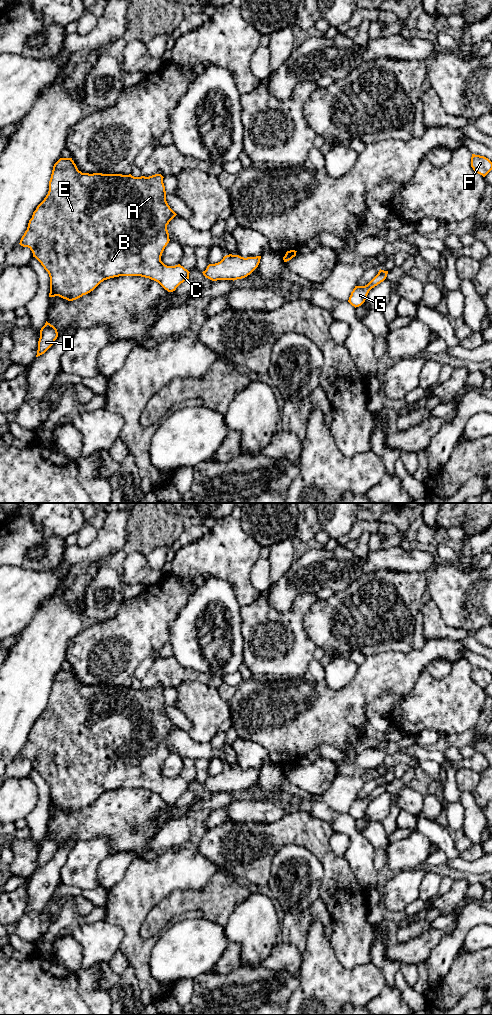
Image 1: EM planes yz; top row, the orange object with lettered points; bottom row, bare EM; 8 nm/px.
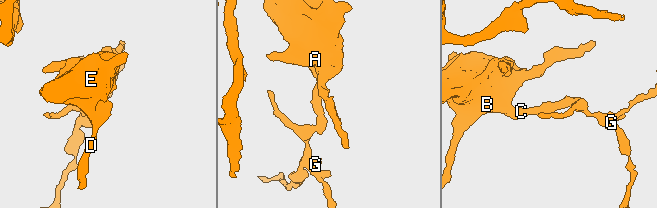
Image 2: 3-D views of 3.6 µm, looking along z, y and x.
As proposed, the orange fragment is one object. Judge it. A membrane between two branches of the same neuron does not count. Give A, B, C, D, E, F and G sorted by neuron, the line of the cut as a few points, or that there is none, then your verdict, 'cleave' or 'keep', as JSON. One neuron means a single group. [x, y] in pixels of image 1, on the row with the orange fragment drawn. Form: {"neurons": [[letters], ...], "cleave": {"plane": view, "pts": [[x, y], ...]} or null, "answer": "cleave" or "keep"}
{"neurons": [["A", "B", "C", "D", "E"], ["F", "G"]], "cleave": {"plane": "yz", "pts": [[295, 252], [291, 255], [285, 255]]}, "answer": "cleave"}

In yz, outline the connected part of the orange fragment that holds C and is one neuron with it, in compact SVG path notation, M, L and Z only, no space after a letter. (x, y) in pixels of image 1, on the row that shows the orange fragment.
M60 158L53 166L51 178L49 181L49 191L44 200L37 206L29 220L27 230L20 240L20 245L28 247L50 277L49 297L59 296L68 301L76 300L83 295L93 291L104 280L119 276L141 276L158 282L168 292L173 292L176 288L189 279L189 271L180 264L167 266L161 261L162 253L169 243L169 233L167 225L177 215L166 201L166 191L163 183L163 176L155 174L149 177L134 177L131 174L102 174L102 173L82 173L78 170L72 158Z

